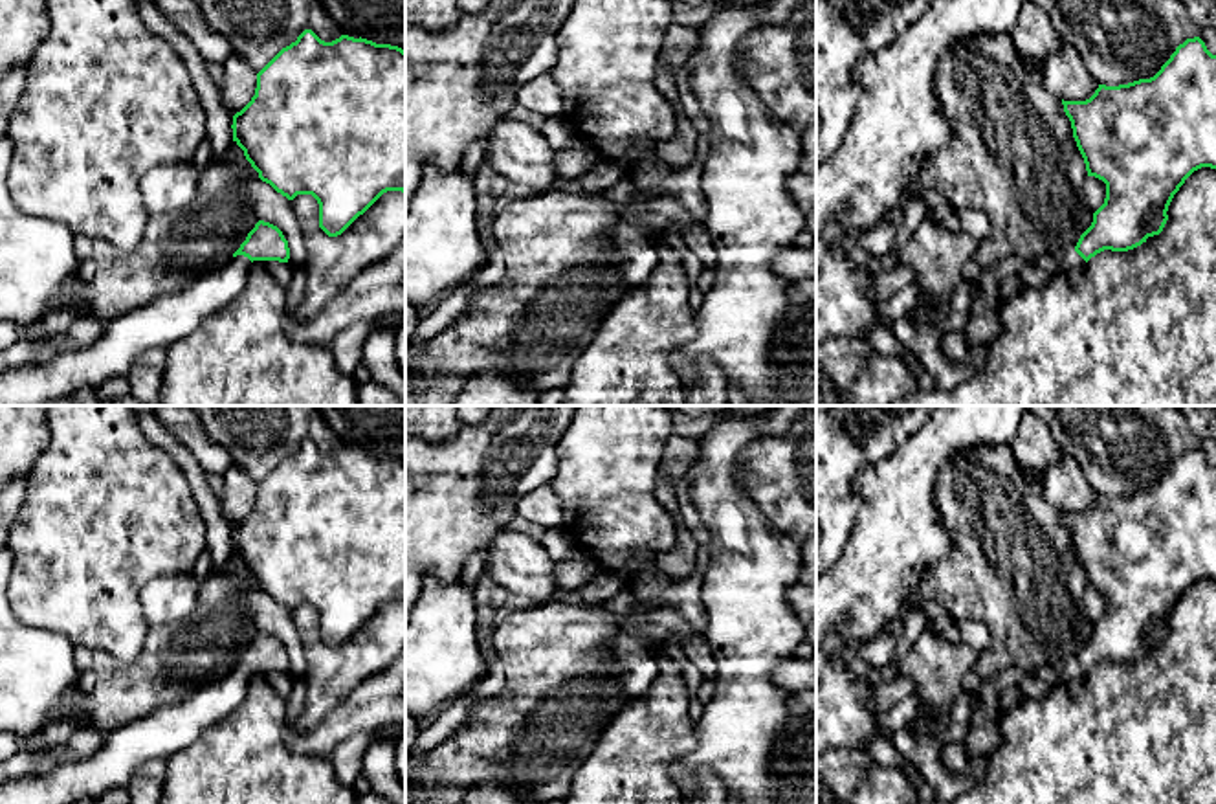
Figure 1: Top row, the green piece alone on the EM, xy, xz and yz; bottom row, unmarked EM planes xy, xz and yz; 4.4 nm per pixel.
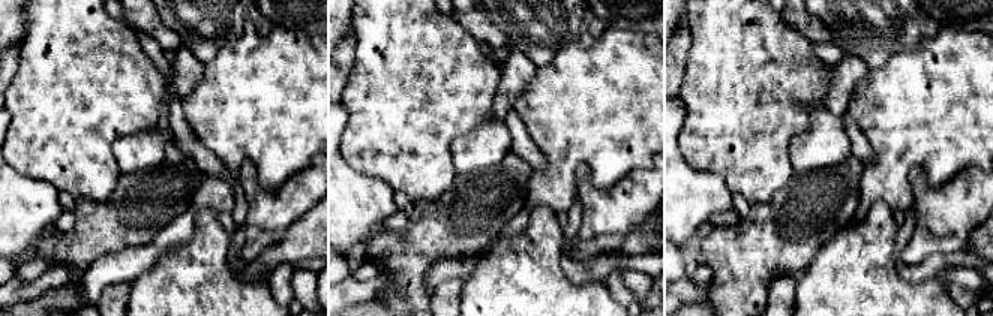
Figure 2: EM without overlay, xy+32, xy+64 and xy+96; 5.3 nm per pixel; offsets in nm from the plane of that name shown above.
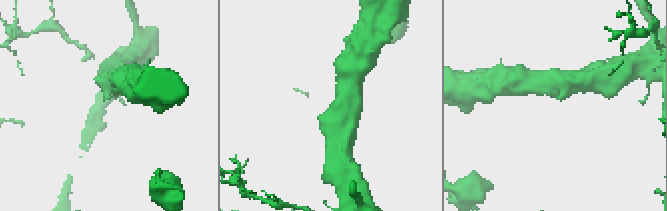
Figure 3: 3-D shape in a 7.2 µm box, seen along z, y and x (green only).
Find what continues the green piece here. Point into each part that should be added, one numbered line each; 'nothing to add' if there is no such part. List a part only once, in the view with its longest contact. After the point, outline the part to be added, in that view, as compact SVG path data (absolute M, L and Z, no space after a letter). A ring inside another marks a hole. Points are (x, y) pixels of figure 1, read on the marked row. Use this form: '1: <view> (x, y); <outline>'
1: xy (165, 320); M231 257L180 292L160 296L112 319L103 336L83 351L57 354L46 363L4 369L0 406L48 406L79 389L97 391L114 378L125 378L139 356L169 349L229 305L244 290L249 266L248 257Z

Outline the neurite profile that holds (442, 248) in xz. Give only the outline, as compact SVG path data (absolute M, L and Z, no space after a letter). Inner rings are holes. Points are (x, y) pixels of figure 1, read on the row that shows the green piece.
M433 165L422 169L405 211L405 301L415 308L433 303L486 266L488 253L477 233L477 198L473 176L460 171L440 173Z

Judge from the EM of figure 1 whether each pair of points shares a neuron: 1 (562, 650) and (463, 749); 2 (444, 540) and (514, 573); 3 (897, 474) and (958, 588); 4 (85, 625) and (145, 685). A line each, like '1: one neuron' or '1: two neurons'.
1: one neuron
2: two neurons
3: two neurons
4: two neurons

